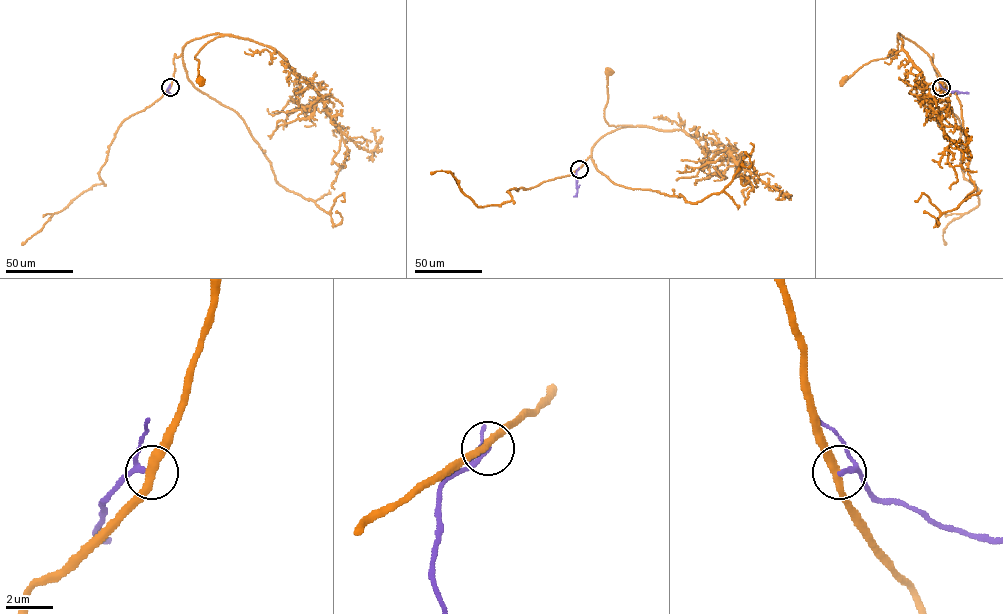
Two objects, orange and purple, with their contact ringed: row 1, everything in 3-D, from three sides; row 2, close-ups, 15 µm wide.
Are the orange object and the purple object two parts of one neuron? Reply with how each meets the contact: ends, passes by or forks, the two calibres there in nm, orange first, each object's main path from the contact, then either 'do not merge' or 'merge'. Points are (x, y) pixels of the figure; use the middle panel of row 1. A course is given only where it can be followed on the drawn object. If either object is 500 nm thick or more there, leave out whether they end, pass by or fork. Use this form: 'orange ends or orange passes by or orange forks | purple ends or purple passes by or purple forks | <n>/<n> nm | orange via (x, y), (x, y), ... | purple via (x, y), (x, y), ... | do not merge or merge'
orange passes by | purple passes by | 320/140 nm | orange via (579, 169), (601, 138), (632, 126), (609, 126), (605, 119), (609, 72) | purple via (579, 169), (576, 171), (577, 192), (573, 196) | do not merge

